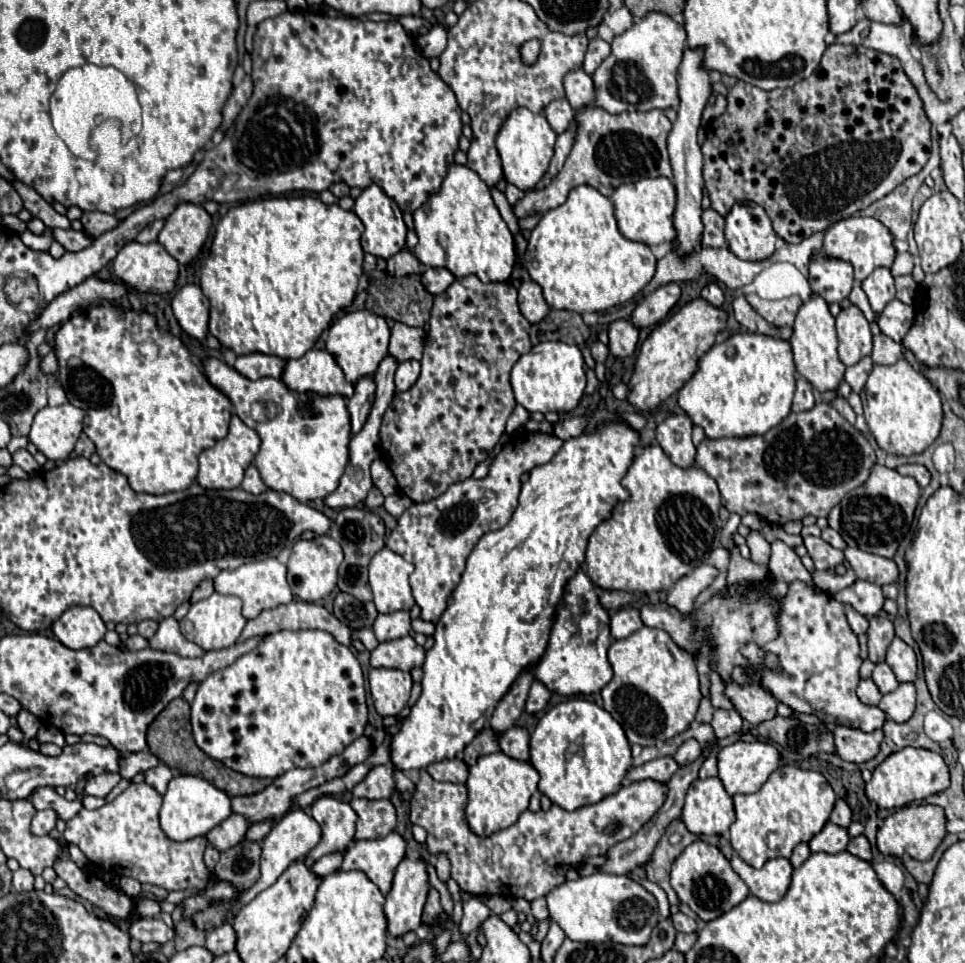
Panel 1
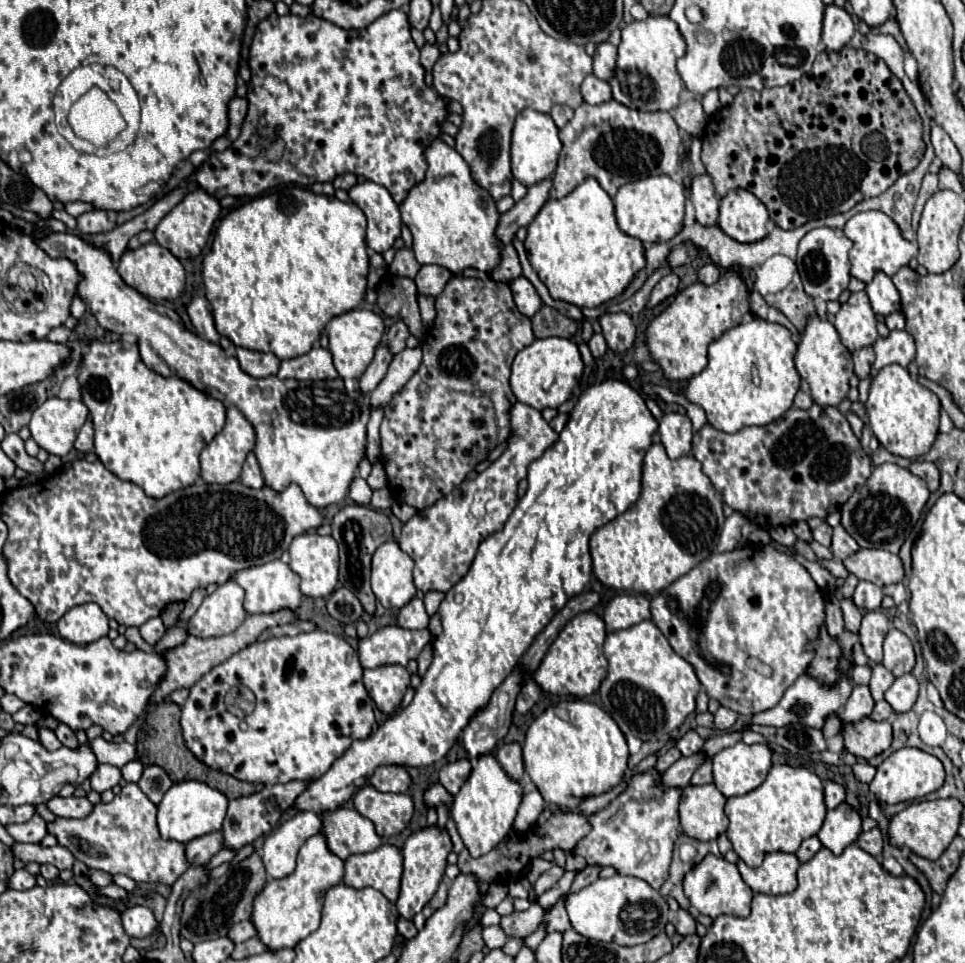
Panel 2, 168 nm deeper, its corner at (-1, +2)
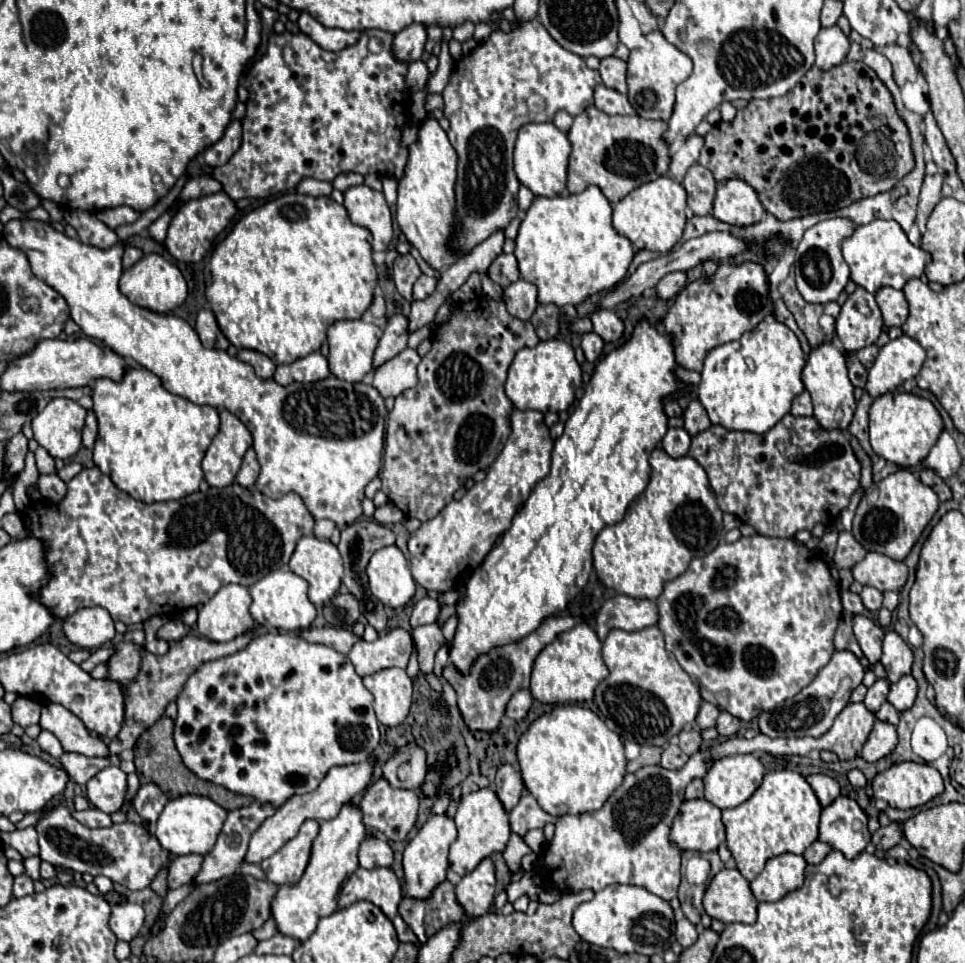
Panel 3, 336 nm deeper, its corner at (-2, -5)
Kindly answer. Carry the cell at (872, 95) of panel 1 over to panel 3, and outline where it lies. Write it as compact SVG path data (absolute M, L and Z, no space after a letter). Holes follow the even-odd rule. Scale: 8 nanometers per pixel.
M843 62L843 64L835 66L835 68L831 68L829 72L823 72L823 70L819 70L819 68L811 68L811 70L797 82L797 86L795 86L793 90L789 90L785 96L781 96L781 98L769 98L769 100L751 100L751 102L747 104L747 108L743 108L743 110L737 112L737 116L735 116L733 122L719 122L717 126L713 126L713 130L705 136L705 146L703 146L703 150L701 150L699 164L705 166L705 168L709 168L709 170L713 172L713 176L715 176L717 182L723 182L723 180L727 180L727 178L731 178L731 176L743 178L745 182L749 182L749 184L755 188L755 192L757 192L757 196L759 196L759 200L761 200L761 204L765 206L767 212L771 212L771 214L777 216L779 220L791 220L791 218L799 218L799 216L815 214L815 212L823 212L823 210L839 210L839 208L849 206L849 204L855 202L855 200L861 200L861 198L875 196L875 194L879 194L879 192L891 190L891 188L895 186L895 182L899 182L899 180L913 168L913 152L911 152L911 146L909 146L909 130L907 130L905 122L899 118L899 114L897 114L897 110L895 110L895 104L893 104L893 98L891 98L889 90L883 86L883 82L877 78L877 74L875 74L871 68L867 68L863 62ZM869 132L881 132L881 134L887 136L887 138L891 140L891 144L893 144L893 146L891 146L891 164L885 166L885 172L883 172L883 174L865 172L865 170L859 166L859 162L857 162L857 146L859 146L861 138L863 138L865 134L869 134Z

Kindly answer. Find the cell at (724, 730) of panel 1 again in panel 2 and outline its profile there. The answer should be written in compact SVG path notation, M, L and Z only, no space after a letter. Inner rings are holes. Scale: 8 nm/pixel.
M720 707L716 713L714 713L714 727L718 731L728 731L734 727L734 723L738 721L738 713L728 709L728 707Z

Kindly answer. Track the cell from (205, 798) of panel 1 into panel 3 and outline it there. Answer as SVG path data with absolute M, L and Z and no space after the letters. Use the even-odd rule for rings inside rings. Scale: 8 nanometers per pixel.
M179 796L175 800L169 800L167 806L163 808L157 824L155 824L155 838L173 856L185 856L185 854L201 854L205 856L207 852L213 850L215 840L223 828L227 812L215 804L211 798L205 796Z

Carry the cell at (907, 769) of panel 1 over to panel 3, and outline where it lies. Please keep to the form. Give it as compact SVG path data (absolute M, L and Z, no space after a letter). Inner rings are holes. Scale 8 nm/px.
M903 762L879 772L873 780L875 798L889 802L891 808L907 810L933 800L943 792L941 774L929 764Z

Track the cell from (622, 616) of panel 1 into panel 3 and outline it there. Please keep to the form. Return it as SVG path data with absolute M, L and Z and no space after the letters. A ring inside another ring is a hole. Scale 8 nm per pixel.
M617 594L601 606L595 622L595 632L603 642L611 628L633 632L633 630L643 630L647 626L653 626L657 624L657 620L659 620L659 612L653 600L635 600Z

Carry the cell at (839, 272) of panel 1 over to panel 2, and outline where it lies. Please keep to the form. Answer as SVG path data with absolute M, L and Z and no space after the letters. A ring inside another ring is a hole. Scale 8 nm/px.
M820 227L820 229L814 229L804 235L804 239L798 245L796 265L798 265L798 273L802 277L802 283L804 283L804 291L810 297L820 297L824 301L832 301L832 299L838 299L840 293L848 287L848 281L850 281L848 251L850 251L850 247L852 247L850 239L844 237L844 233L840 229Z

